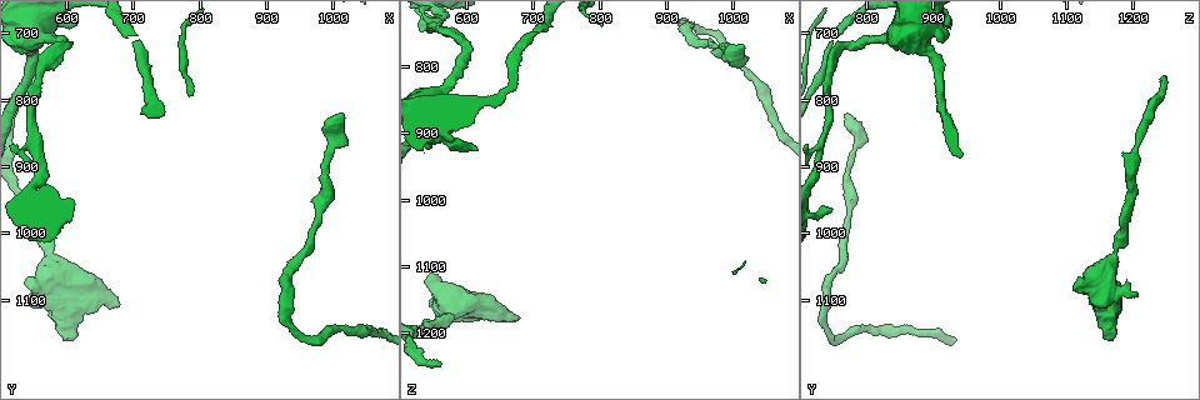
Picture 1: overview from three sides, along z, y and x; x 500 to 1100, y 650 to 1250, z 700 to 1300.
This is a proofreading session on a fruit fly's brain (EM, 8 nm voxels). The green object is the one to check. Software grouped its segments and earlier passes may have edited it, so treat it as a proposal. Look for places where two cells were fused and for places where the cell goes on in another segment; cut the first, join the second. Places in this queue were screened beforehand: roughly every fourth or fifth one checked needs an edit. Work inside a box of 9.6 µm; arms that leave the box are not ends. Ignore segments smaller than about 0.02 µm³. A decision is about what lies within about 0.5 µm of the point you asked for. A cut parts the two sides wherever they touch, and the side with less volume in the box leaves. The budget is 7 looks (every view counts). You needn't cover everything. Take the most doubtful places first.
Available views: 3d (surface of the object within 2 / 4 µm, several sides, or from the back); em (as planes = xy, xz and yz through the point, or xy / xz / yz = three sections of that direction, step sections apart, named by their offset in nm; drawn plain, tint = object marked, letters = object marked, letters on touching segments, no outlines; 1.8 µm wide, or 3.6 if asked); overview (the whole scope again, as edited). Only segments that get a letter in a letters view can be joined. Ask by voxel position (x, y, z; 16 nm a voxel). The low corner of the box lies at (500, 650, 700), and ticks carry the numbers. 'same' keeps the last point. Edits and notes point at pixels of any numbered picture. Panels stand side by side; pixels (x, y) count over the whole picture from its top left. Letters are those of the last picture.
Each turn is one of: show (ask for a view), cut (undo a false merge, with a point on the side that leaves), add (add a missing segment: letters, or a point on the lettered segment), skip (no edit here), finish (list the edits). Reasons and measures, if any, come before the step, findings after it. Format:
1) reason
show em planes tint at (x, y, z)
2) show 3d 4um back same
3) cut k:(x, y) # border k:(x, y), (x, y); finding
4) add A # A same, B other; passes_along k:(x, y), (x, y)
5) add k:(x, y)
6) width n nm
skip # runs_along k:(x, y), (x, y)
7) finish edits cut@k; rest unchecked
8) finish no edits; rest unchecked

branch stops here
show em xz step 16 tint at (565, 770, 1245)

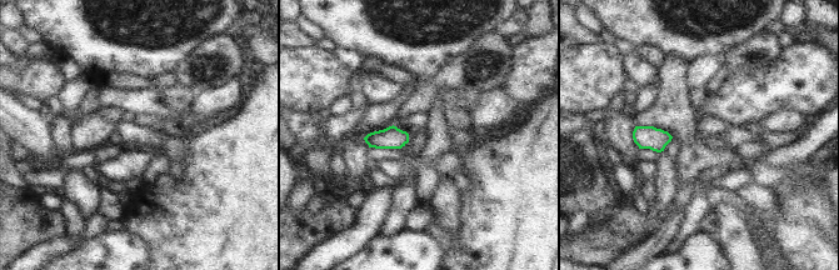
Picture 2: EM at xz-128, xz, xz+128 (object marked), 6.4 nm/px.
another direction
show em xy step 8 letters same

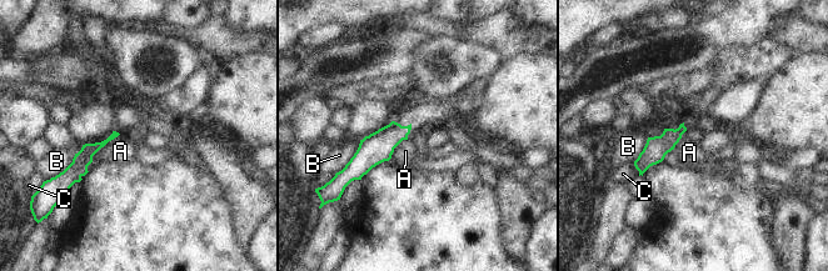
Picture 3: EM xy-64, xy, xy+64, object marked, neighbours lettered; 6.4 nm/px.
skip # A other, B other, C other; border 3:(119, 134), (93, 156), (88, 171); none of them fits

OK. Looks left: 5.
free end
show em planes plain at (550, 1090, 1205)

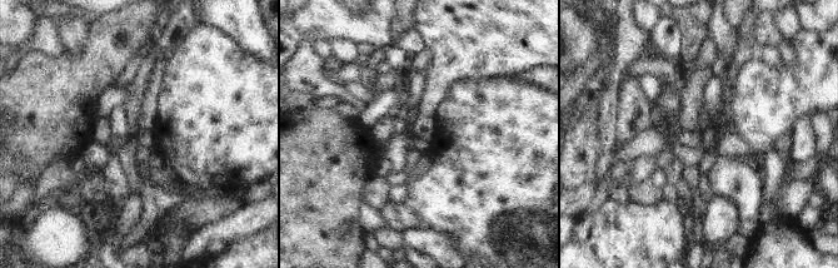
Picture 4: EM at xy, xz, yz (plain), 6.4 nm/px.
show em planes letters same

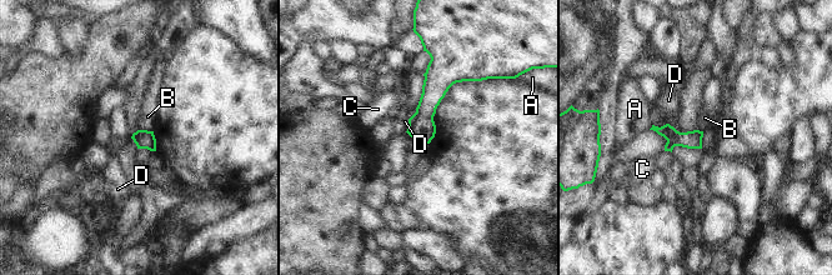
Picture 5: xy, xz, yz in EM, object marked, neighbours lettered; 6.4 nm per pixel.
skip # A other, B other, C other, D other; border 5:(139, 129), (151, 131); no lettered segment goes on from it

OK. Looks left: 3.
calibre changes
show 3d 4um at (550, 700, 855)

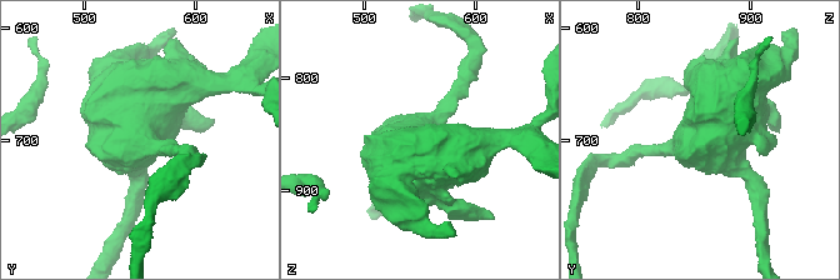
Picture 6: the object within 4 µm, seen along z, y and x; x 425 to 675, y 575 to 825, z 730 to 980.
now the EM
show em 3.6um planes letters at (544, 700, 852)

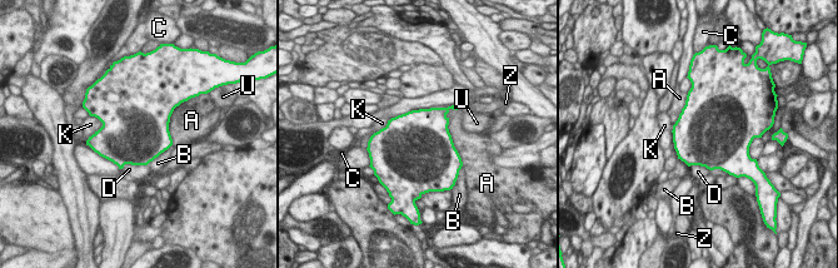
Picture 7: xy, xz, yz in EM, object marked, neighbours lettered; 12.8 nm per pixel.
skip # A other, B other, C other, D other, K other, U other, Z other; border 7:(392, 118), (375, 133); one cell here

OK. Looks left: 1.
finish no edits; rest unchecked

